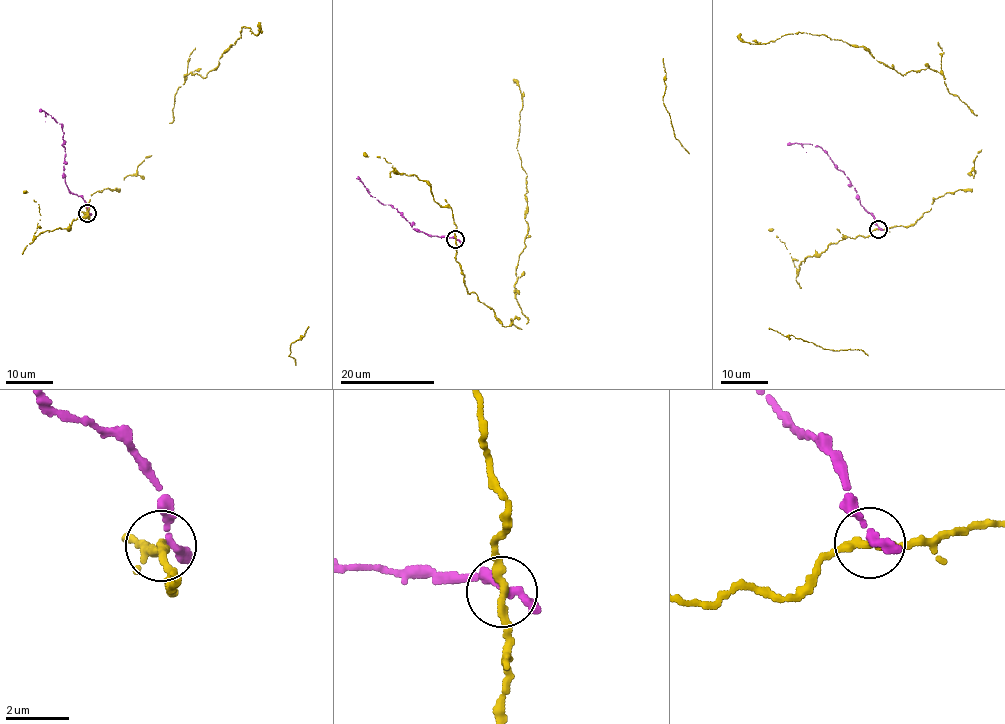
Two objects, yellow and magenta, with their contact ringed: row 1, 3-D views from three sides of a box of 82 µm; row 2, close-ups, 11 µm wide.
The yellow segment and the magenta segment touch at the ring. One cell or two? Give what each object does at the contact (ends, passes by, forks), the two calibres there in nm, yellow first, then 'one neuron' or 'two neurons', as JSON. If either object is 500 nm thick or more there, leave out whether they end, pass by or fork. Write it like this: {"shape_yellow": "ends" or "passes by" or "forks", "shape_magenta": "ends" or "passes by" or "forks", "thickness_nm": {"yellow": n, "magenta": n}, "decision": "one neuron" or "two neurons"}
{"shape_yellow": "passes by", "shape_magenta": "passes by", "thickness_nm": {"yellow": 260, "magenta": 240}, "decision": "two neurons"}

